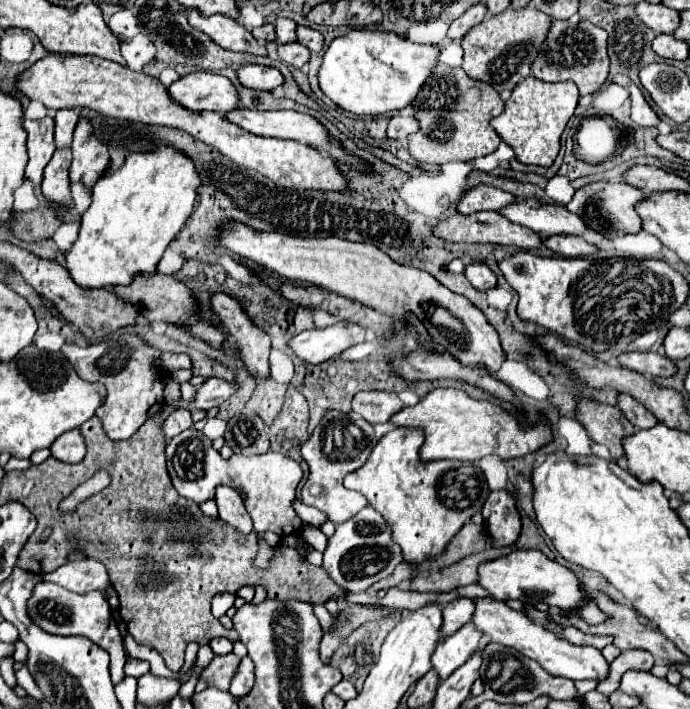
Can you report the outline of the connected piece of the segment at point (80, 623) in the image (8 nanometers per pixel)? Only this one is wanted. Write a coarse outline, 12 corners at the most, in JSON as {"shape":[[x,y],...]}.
{"shape":[[39,582],[31,620],[49,634],[85,636],[111,656],[113,684],[125,650],[103,592],[75,594]]}

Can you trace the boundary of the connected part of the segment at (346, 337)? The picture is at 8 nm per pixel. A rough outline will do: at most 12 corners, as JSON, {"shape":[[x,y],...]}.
{"shape":[[355,322],[305,330],[289,346],[309,364],[335,360],[365,340]]}

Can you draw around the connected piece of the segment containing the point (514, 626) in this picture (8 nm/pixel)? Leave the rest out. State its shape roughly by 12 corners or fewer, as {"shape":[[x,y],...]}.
{"shape":[[475,600],[473,622],[549,674],[605,680],[597,648],[573,646],[505,602]]}

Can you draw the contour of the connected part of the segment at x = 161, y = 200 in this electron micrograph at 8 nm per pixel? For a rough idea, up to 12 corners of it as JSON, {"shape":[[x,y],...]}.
{"shape":[[127,156],[93,186],[65,268],[93,290],[155,274],[193,212],[193,162]]}

